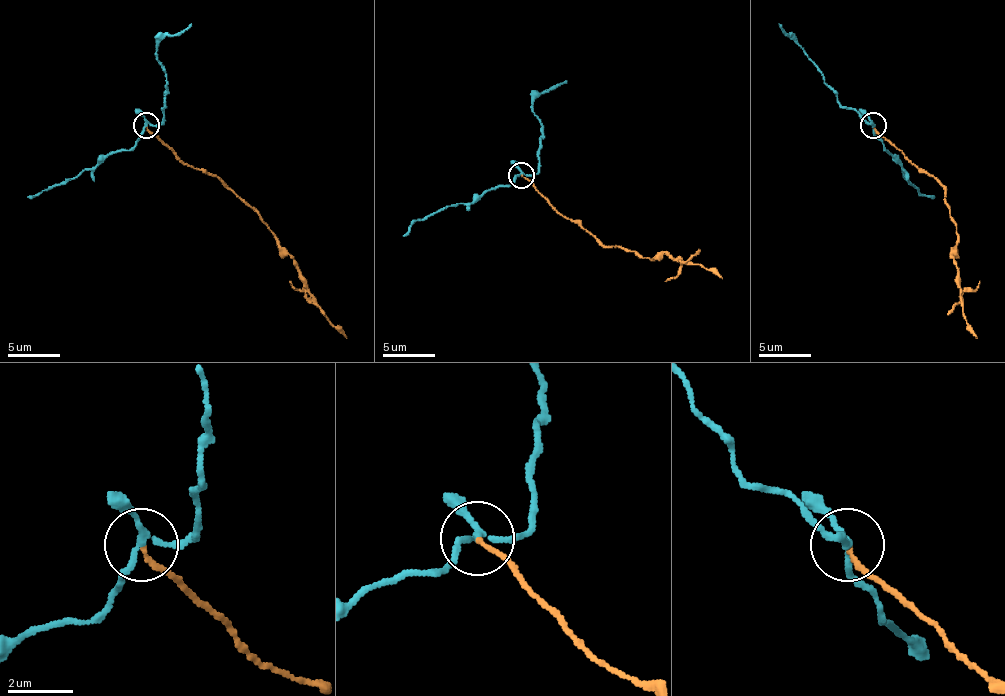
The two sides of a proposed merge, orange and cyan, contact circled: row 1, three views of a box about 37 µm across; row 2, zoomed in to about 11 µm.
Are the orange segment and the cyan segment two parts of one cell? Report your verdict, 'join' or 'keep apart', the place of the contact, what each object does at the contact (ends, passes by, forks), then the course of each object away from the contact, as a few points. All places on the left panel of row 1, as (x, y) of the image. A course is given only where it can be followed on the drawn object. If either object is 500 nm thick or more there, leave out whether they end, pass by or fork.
keep apart | (146, 125) | orange ends | cyan forks | orange via (146, 125), (185, 164), (216, 174), (245, 200), (291, 257), (307, 296), (346, 337) | cyan via (146, 125), (162, 122), (164, 109), (167, 76), (157, 57), (157, 44), (190, 24)

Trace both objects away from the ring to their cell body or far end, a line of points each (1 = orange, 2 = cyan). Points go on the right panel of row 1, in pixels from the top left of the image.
1: (874, 125), (913, 164), (931, 174), (944, 187), (944, 200), (957, 234), (952, 257), (962, 317), (977, 337)
2: (874, 125), (845, 109), (825, 76), (778, 24)

